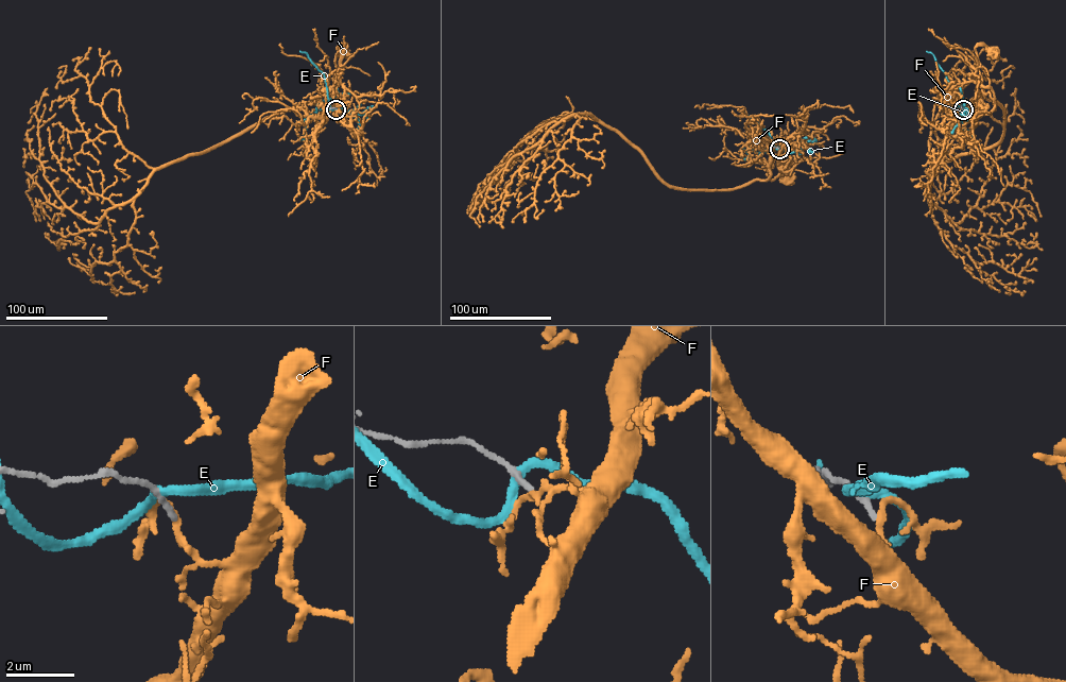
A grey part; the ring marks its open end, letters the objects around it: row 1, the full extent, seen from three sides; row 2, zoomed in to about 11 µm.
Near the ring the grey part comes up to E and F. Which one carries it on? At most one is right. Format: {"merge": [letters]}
{"merge": []}

